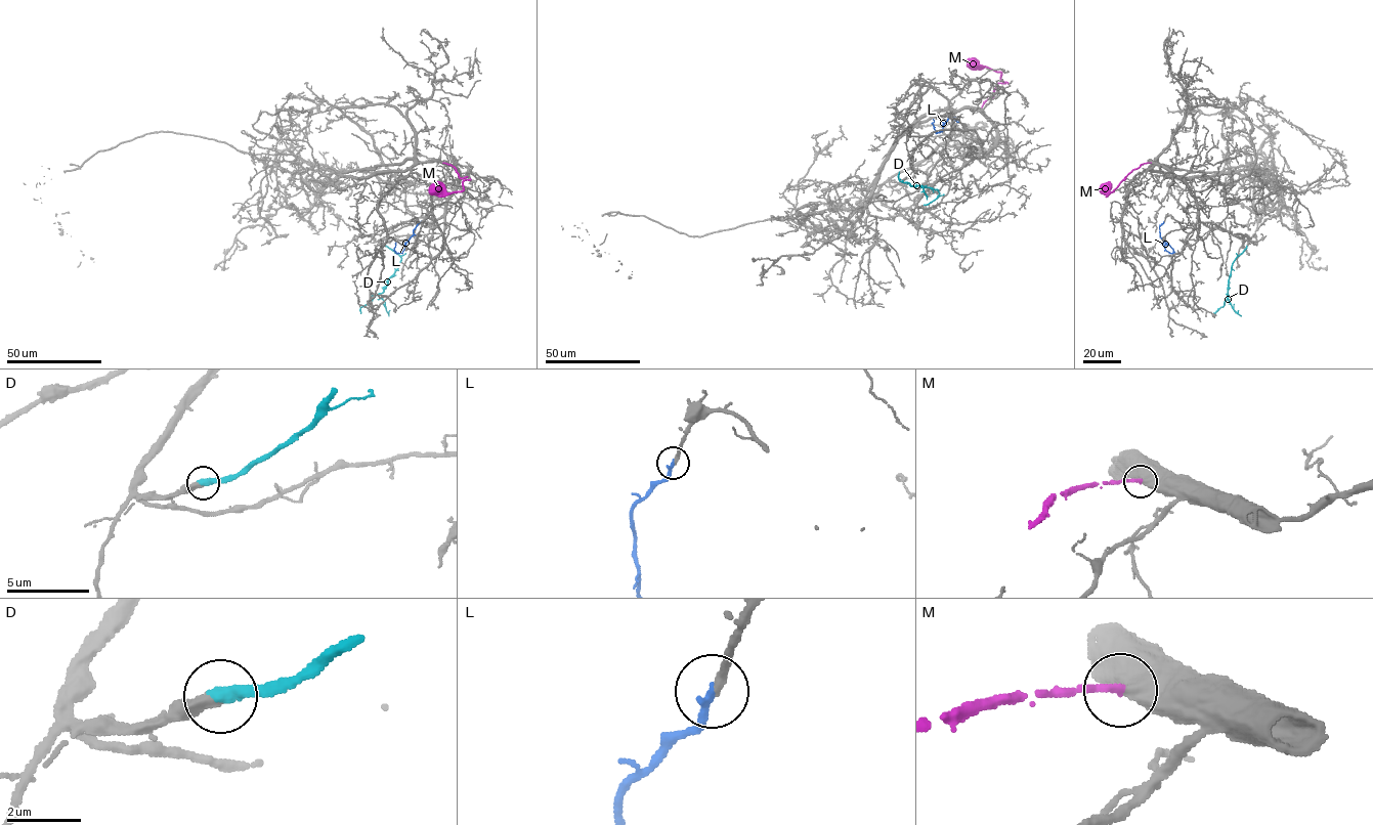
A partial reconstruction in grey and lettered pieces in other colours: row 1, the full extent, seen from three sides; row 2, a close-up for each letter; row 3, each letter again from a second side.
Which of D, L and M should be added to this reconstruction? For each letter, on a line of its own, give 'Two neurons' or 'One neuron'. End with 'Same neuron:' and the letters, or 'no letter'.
D: One neuron
L: Two neurons
M: One neuron
Same neuron: D, M

